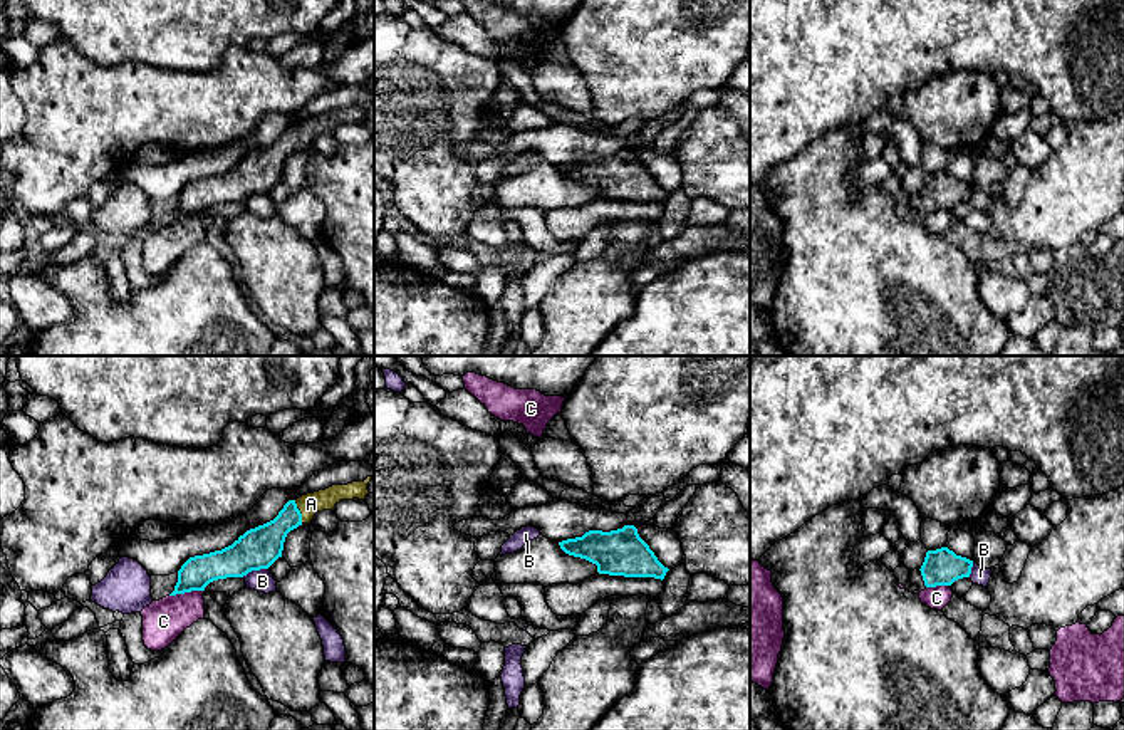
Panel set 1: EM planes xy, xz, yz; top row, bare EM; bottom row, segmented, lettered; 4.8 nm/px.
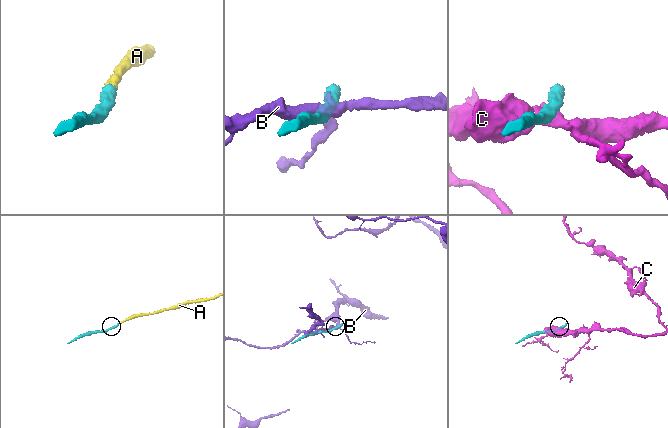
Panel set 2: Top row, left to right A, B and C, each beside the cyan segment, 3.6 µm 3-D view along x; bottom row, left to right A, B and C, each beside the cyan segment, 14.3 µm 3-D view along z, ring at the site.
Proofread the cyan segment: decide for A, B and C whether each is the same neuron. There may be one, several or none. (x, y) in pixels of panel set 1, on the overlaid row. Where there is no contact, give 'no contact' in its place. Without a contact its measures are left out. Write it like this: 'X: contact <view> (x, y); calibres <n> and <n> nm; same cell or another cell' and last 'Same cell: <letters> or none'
A: contact xy (299, 512); calibres 190 and 100 nm; same cell
B: contact xy (254, 569); calibres 200 and 110 nm; another cell
C: contact xy (187, 591); calibres 160 and 200 nm; another cell
Same cell: A

